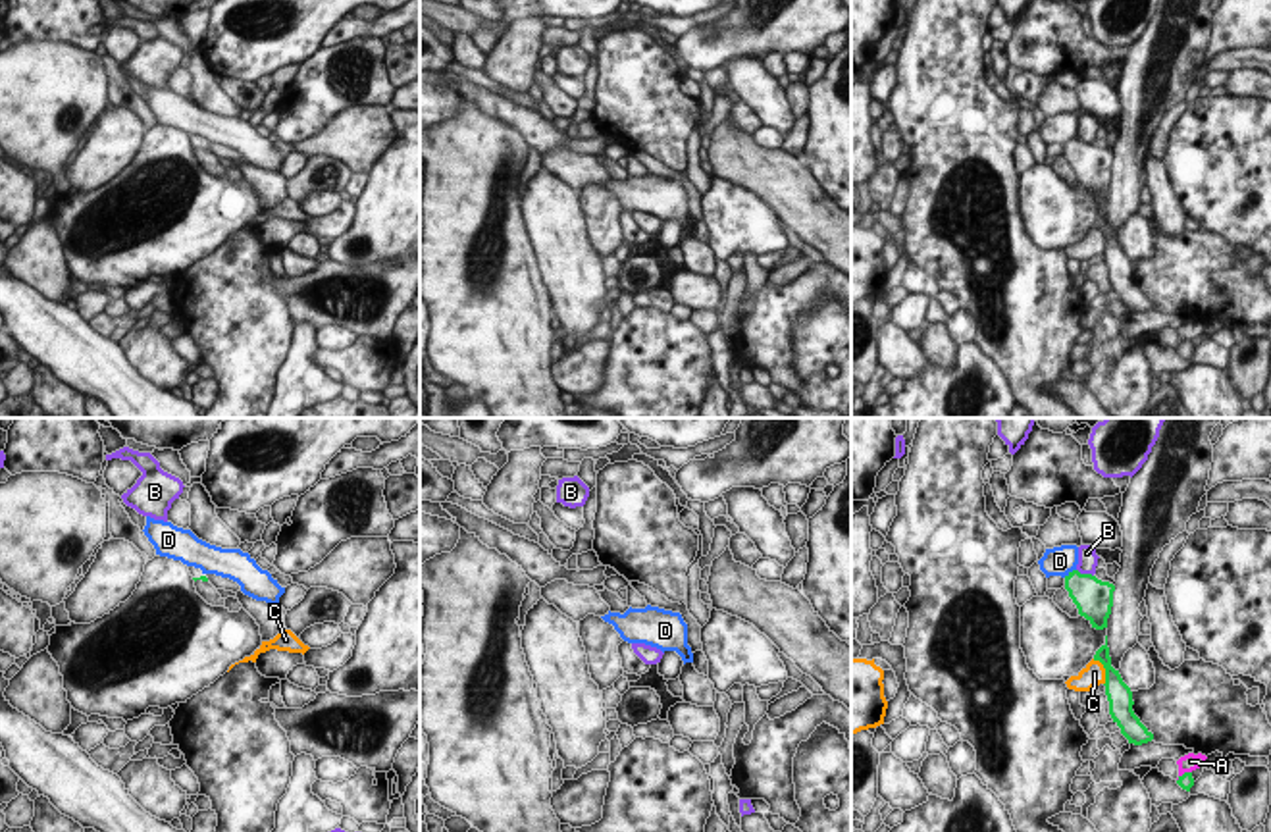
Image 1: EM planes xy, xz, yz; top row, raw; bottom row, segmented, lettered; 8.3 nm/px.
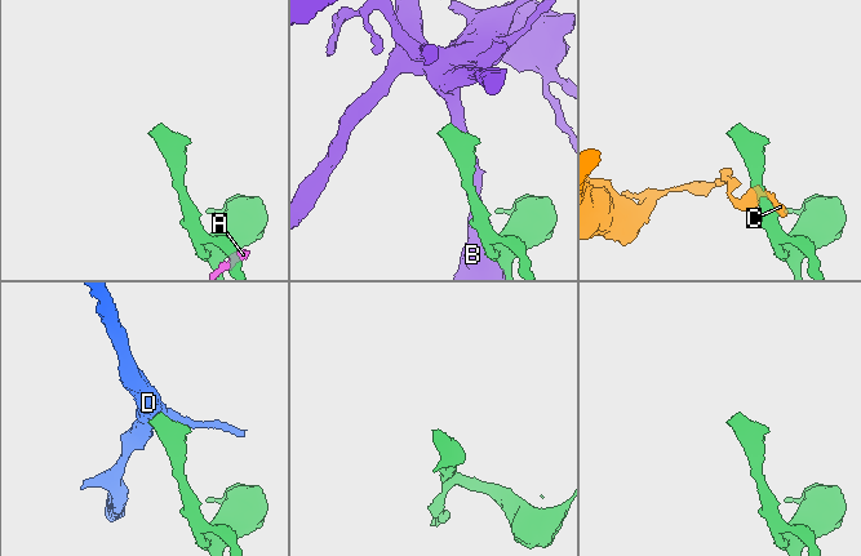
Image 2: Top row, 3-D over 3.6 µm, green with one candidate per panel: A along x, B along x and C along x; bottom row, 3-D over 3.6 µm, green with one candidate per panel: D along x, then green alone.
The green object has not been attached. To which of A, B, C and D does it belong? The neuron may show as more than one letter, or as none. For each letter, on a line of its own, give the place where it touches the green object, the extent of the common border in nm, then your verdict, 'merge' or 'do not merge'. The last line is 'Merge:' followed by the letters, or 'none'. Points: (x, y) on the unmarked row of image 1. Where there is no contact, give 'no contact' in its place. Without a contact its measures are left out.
A: yz (1183, 343) | 150 nm | do not merge
B: yz (1085, 143) | 160 nm | do not merge
C: yz (1106, 239) | 240 nm | do not merge
D: yz (1069, 141) | 130 nm | do not merge
Merge: none

